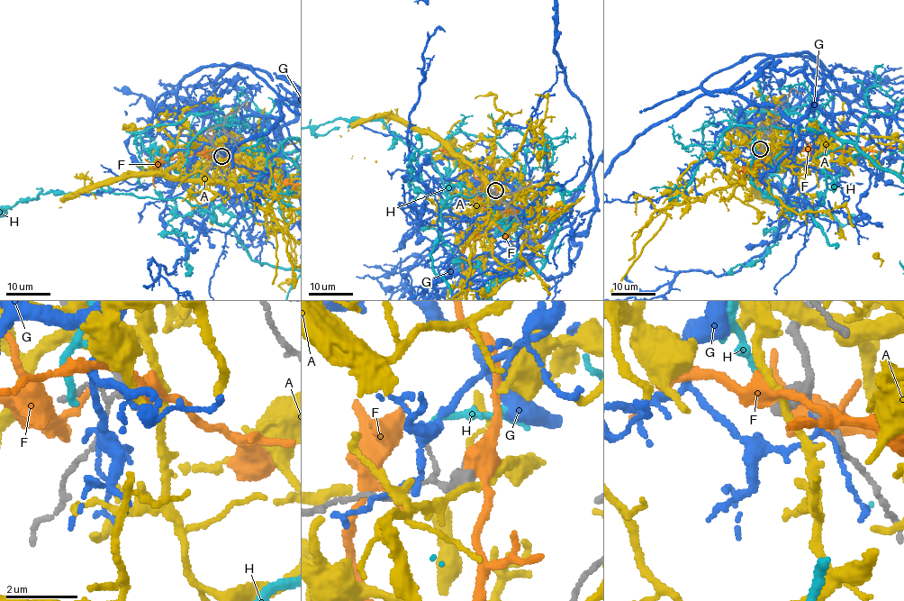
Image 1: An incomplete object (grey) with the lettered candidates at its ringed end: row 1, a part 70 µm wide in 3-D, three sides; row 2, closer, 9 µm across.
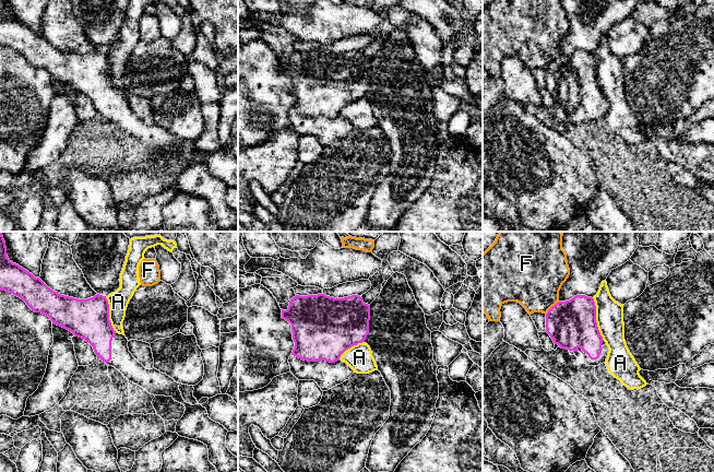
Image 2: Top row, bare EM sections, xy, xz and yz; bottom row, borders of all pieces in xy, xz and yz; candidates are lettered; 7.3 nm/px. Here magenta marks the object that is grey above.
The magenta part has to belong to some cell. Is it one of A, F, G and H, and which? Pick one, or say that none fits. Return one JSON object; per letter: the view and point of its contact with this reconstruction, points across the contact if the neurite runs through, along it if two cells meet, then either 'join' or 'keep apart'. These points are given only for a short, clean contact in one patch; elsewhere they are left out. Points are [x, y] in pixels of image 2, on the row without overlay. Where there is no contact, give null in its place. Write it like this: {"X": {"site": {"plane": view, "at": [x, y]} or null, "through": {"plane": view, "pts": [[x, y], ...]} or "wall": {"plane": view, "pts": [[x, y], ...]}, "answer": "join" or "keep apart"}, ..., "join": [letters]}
{"A": {"site": {"plane": "yz", "at": [595, 74]}, "answer": "keep apart"}, "F": {"site": {"plane": "yz", "at": [551, 62]}, "wall": {"plane": "yz", "pts": [[559, 57], [546, 69]]}, "answer": "keep apart"}, "G": {"site": null, "answer": "keep apart"}, "H": {"site": null, "answer": "keep apart"}, "join": []}

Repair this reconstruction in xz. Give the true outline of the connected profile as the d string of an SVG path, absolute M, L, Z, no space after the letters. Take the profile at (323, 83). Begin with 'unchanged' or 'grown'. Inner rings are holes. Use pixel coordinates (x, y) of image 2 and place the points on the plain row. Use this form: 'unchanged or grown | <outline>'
unchanged | M324 49L299 51L289 57L282 73L291 80L295 103L291 110L308 117L335 118L348 104L365 97L369 88L370 60L358 50L334 54Z

